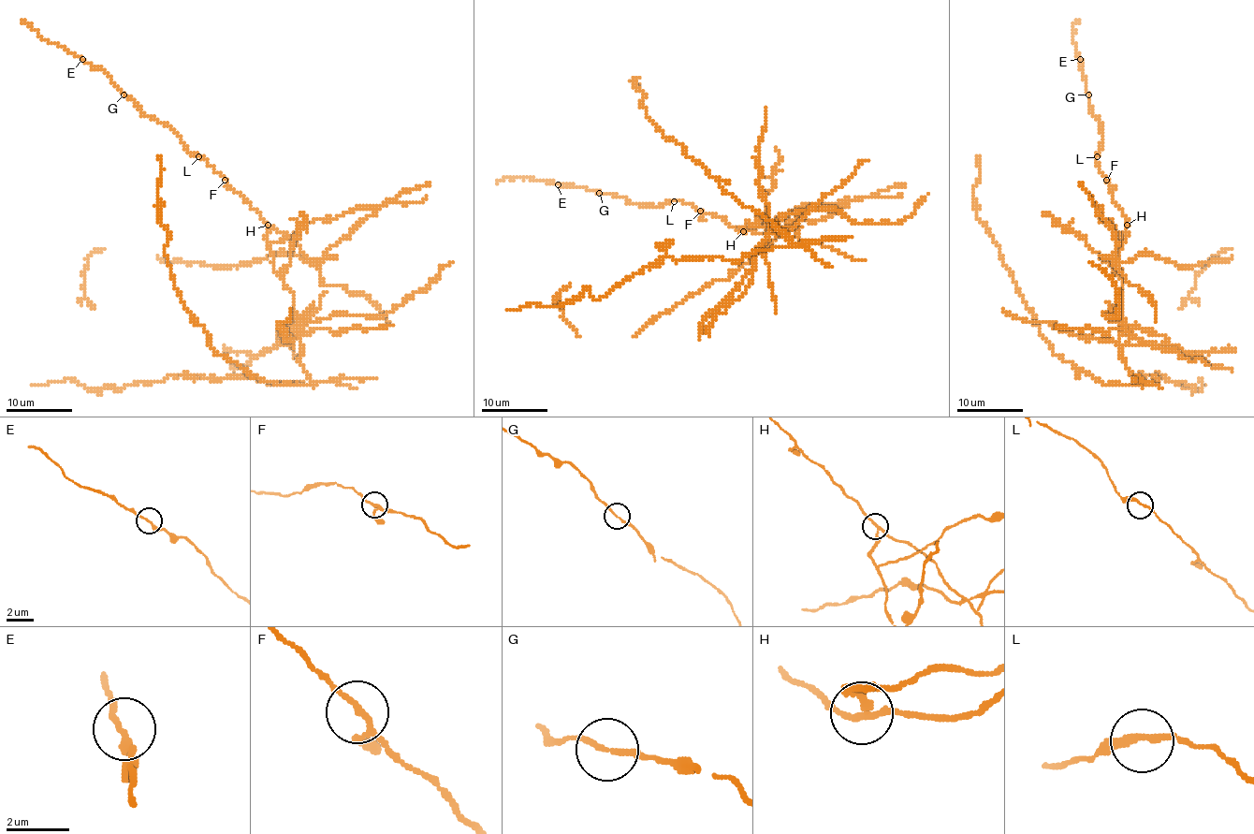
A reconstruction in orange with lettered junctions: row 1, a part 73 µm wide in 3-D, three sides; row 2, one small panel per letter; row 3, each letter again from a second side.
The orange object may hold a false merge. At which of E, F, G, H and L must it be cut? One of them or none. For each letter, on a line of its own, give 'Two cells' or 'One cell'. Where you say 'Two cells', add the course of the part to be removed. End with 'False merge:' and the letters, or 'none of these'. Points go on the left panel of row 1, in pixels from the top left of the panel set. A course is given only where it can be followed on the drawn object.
E: One cell
F: One cell
G: One cell
H: Two cells
L: One cell
False merge: H

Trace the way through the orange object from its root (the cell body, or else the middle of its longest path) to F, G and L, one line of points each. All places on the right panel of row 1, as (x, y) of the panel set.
F: (1116, 295), (1121, 287), (1118, 253), (1127, 216), (1114, 201), (1106, 180)
G: (1116, 295), (1121, 287), (1118, 253), (1127, 216), (1099, 168), (1101, 128), (1092, 115), (1088, 94)
L: (1116, 295), (1121, 287), (1118, 253), (1127, 216), (1114, 201), (1108, 180), (1099, 168), (1097, 156)

